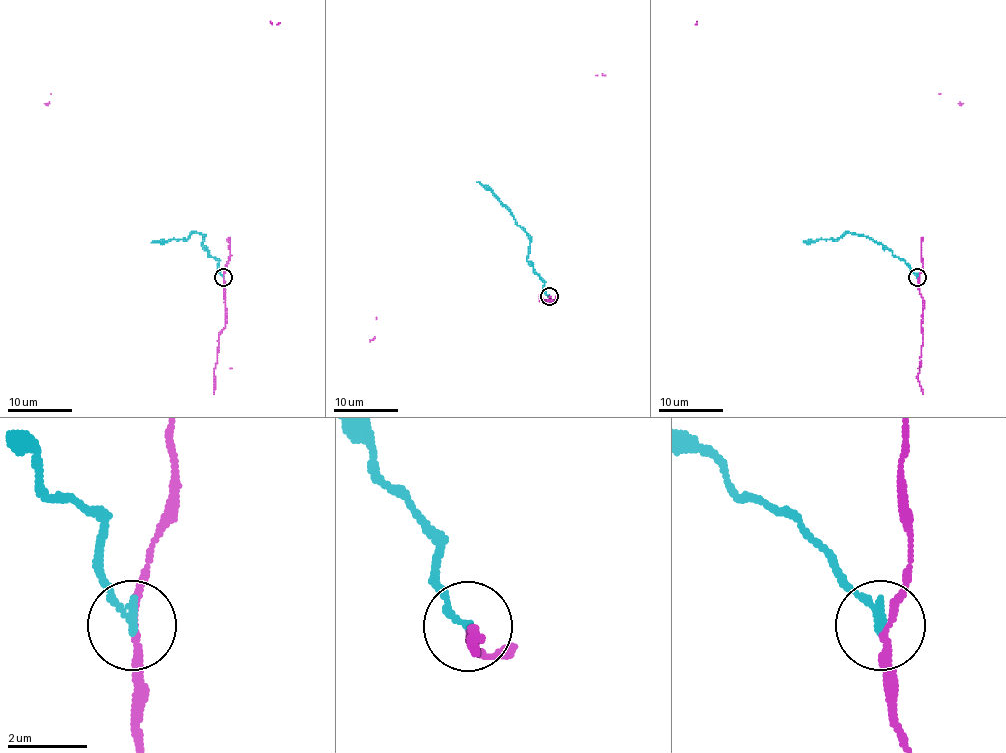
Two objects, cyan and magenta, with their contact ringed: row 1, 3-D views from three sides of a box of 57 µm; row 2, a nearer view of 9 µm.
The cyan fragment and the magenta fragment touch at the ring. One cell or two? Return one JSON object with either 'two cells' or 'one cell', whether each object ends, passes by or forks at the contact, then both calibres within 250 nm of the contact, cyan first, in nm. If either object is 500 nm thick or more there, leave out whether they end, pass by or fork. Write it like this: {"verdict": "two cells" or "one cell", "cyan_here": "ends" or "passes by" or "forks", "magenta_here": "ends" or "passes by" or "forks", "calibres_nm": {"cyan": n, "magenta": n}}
{"verdict": "two cells", "cyan_here": "ends", "magenta_here": "passes by", "calibres_nm": {"cyan": 220, "magenta": 170}}

